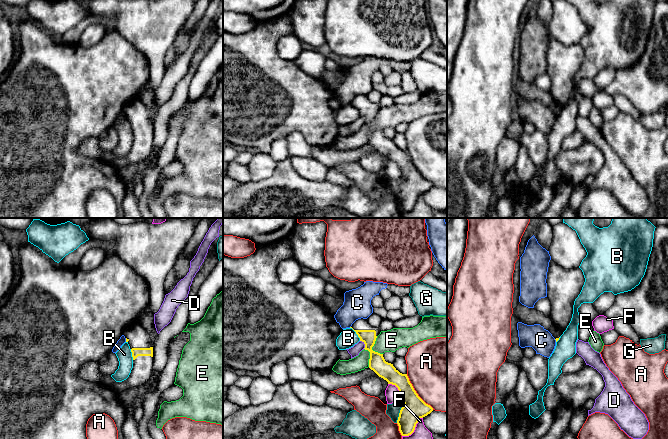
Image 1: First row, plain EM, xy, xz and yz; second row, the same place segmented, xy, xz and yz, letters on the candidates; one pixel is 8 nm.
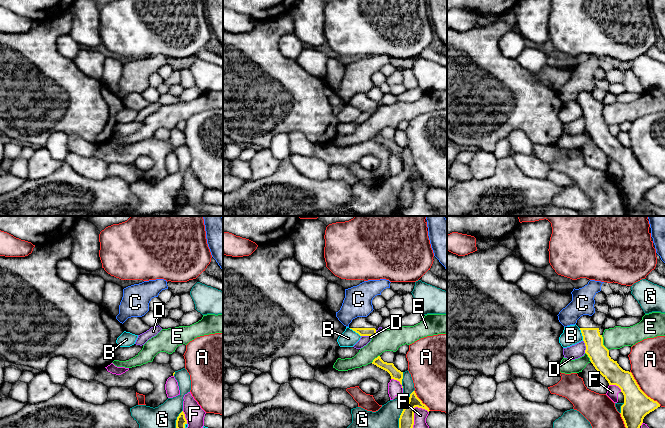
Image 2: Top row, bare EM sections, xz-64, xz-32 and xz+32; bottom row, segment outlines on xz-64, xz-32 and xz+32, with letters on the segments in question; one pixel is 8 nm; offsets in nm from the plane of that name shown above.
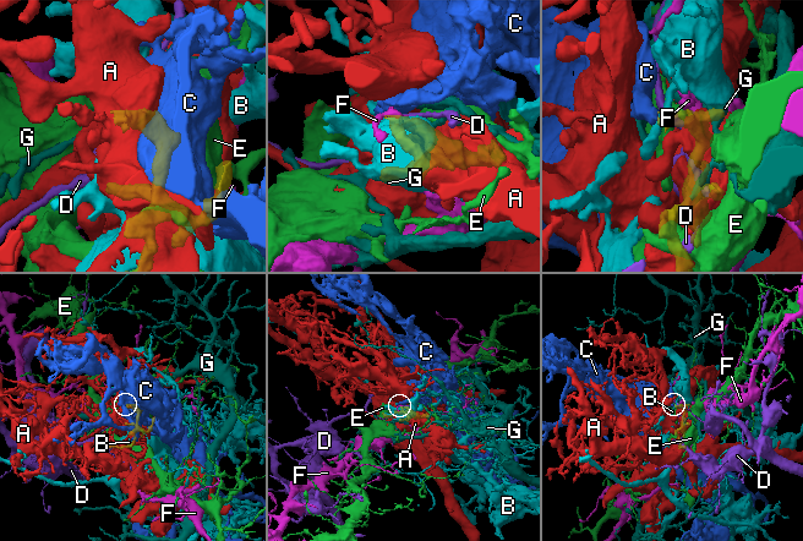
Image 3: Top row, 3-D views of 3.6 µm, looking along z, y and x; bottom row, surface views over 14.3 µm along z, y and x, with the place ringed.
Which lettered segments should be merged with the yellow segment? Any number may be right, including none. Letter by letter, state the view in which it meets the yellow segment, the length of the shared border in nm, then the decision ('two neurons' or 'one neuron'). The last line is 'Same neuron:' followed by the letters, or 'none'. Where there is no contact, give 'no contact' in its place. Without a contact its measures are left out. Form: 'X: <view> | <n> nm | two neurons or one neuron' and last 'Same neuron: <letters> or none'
A: xz | 360 nm | two neurons
B: xz | 140 nm | two neurons
C: xy | 30 nm | two neurons
D: xz | 80 nm | two neurons
E: xz | 160 nm | two neurons
F: xz | 140 nm | two neurons
G: xz | 200 nm | two neurons
Same neuron: none

